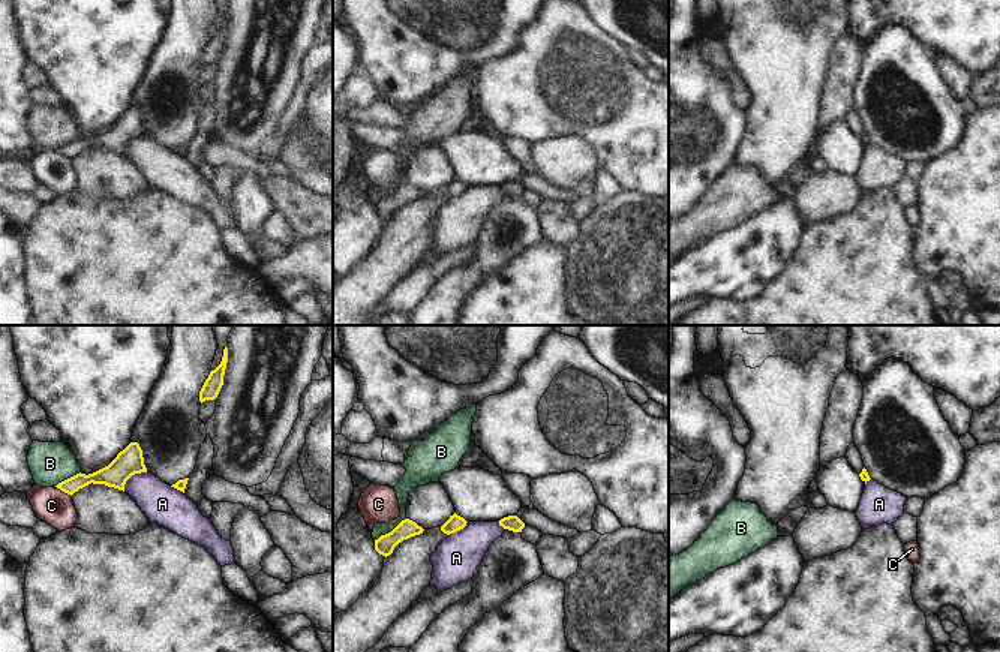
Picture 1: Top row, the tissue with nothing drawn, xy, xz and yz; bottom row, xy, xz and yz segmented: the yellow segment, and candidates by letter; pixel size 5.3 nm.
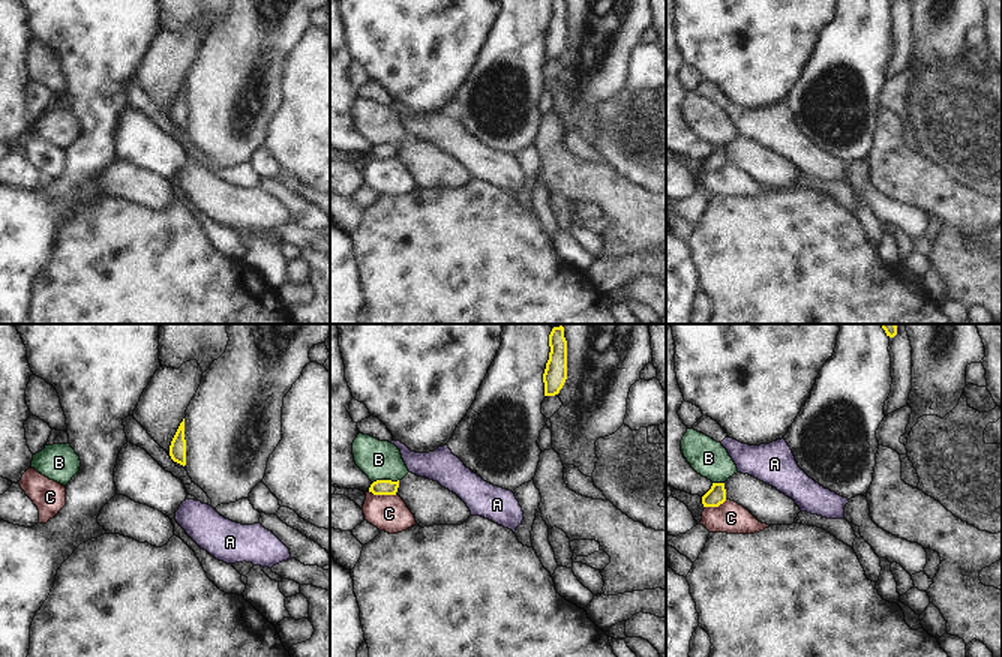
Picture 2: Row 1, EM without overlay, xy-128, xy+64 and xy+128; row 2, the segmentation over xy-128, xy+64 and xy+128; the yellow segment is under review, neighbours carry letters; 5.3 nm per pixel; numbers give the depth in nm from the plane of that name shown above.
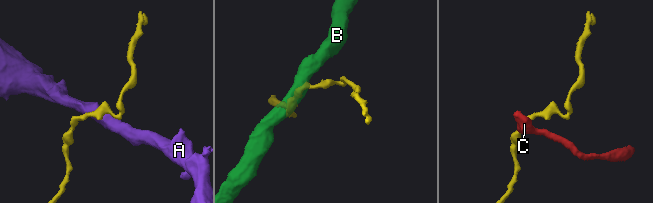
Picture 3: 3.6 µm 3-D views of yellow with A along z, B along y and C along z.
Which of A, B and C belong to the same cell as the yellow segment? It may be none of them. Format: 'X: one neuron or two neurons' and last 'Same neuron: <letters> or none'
A: two neurons
B: two neurons
C: two neurons
Same neuron: none

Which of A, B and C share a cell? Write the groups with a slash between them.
A / B / C

